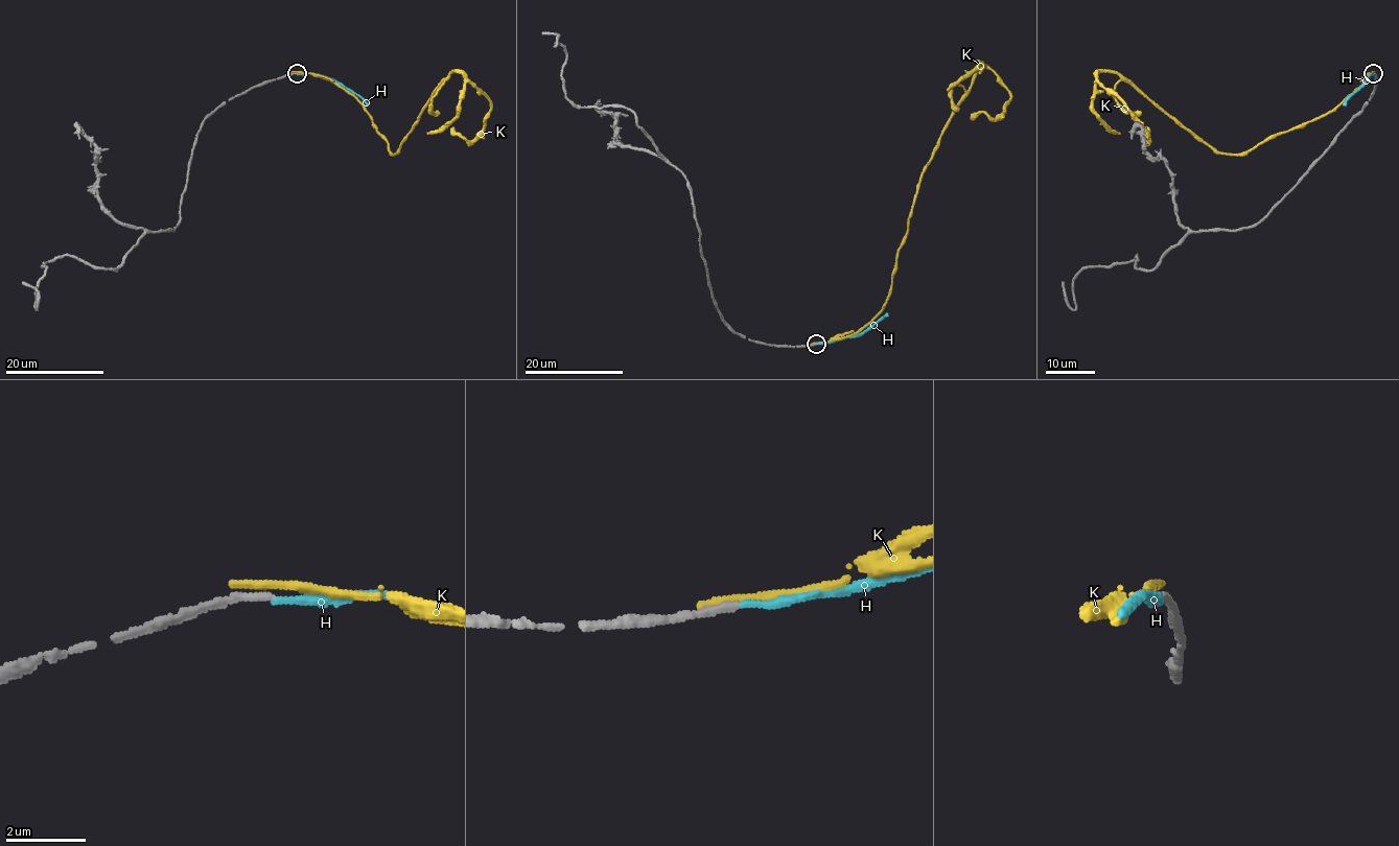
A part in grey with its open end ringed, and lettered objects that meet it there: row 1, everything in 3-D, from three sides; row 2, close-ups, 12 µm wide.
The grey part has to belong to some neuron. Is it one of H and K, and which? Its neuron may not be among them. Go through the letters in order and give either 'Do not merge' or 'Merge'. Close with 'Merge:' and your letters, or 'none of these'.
H: Merge
K: Do not merge
Merge: H

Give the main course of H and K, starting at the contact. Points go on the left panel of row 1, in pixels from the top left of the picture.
H: (296, 74), (312, 73), (334, 79), (368, 106)
K: (294, 72), (335, 81), (392, 155), (433, 92), (461, 73), (491, 109), (471, 141), (450, 128)

